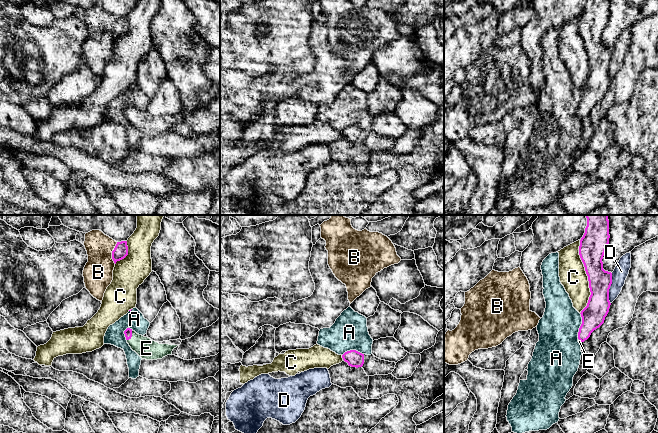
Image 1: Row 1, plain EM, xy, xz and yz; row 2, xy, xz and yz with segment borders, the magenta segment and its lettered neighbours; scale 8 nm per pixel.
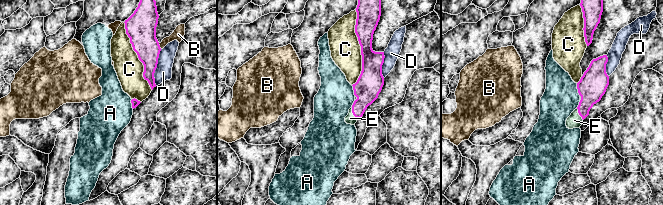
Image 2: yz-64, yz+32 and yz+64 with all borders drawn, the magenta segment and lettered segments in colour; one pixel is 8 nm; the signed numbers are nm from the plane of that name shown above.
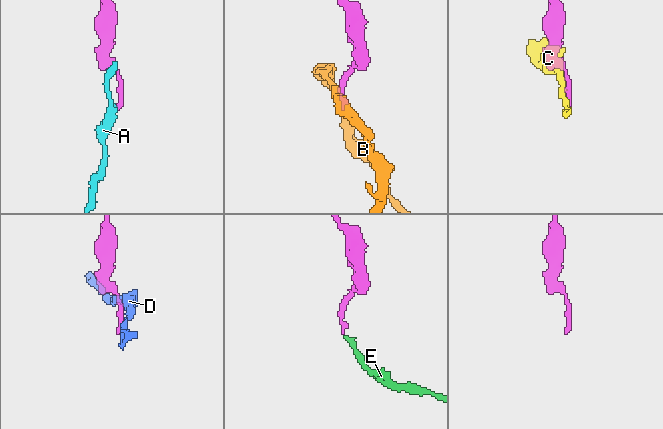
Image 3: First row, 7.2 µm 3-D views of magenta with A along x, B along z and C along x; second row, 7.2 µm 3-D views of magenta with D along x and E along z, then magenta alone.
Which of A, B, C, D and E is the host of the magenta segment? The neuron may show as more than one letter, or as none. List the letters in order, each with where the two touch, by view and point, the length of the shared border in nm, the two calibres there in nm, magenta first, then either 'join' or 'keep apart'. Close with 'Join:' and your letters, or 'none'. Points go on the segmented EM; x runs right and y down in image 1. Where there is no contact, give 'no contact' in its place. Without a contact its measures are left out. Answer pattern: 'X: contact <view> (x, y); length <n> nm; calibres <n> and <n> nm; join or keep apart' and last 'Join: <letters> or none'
A: contact yz (580, 326); length 200 nm; calibres 190 and 340 nm; keep apart
B: contact xy (112, 253); length 180 nm; calibres 120 and 240 nm; keep apart
C: contact yz (588, 277); length 600 nm; calibres 220 and 220 nm; keep apart
D: contact yz (609, 288); length 240 nm; calibres 180 and 120 nm; keep apart
E: contact xy (131, 335); length 100 nm; calibres 60 and 160 nm; join
Join: E

